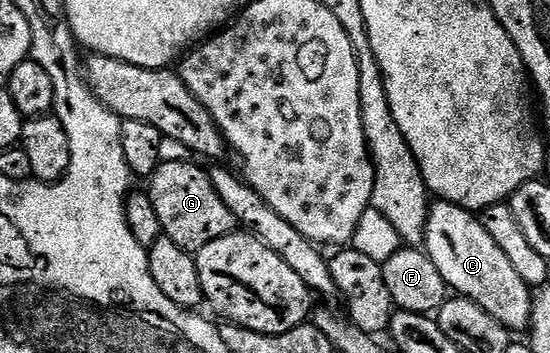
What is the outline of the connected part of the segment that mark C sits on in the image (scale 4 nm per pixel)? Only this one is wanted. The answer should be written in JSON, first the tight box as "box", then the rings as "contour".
{"box":[423,200,533,331],"contour":[[[434,200],[429,206],[423,249],[428,253],[431,263],[439,267],[439,275],[443,275],[446,286],[454,294],[474,301],[483,307],[483,311],[487,311],[487,315],[491,315],[491,319],[510,331],[528,330],[533,310],[531,286],[519,279],[507,255],[503,255],[495,239],[487,235],[480,216],[450,201]]]}

